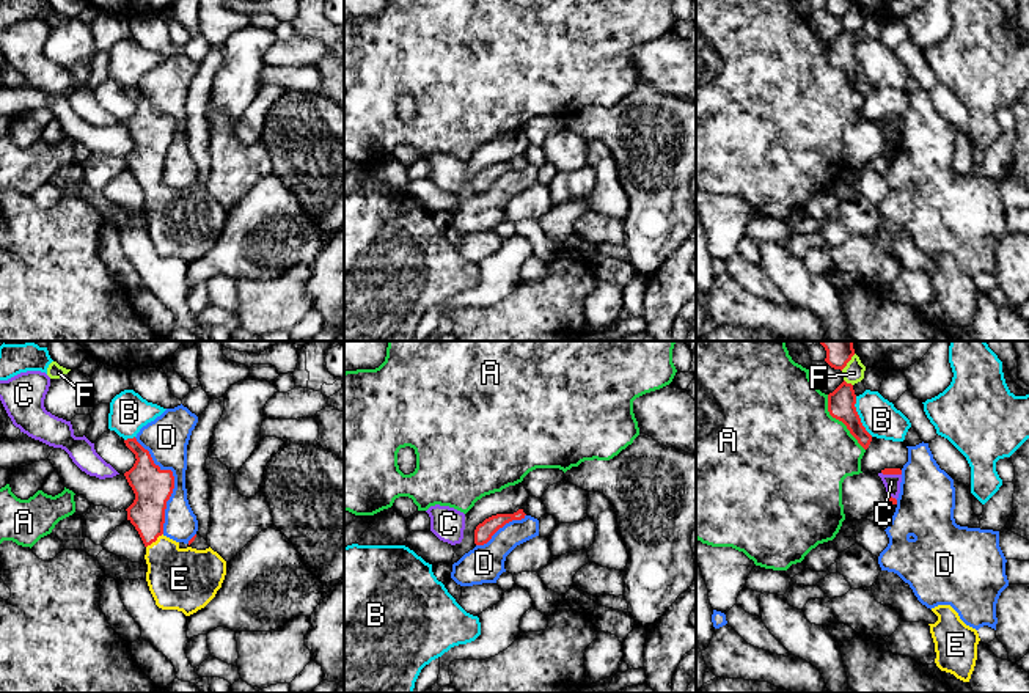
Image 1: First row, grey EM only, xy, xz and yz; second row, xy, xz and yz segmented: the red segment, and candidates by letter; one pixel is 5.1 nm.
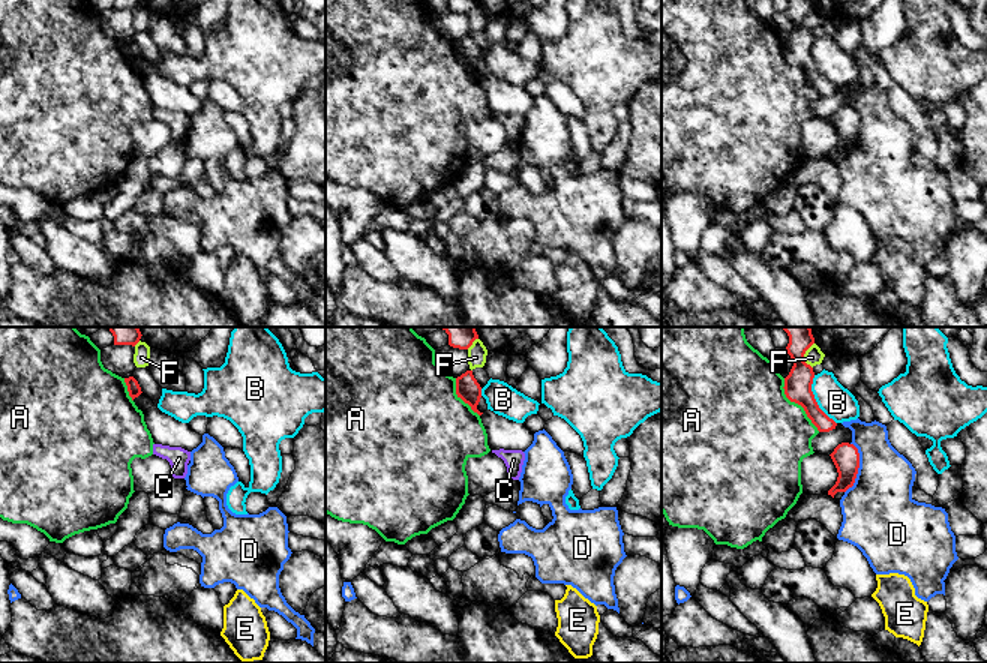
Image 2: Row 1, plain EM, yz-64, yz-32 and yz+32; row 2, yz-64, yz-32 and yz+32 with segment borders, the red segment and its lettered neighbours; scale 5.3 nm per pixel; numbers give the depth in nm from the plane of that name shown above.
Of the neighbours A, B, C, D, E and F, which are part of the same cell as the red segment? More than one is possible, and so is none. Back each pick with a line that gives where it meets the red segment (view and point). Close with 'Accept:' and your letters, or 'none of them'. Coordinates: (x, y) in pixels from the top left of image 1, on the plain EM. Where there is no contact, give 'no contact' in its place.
E: xy (154, 189)
Accept: E

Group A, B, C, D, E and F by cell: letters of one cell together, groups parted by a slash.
A / B / C / D / E / F

